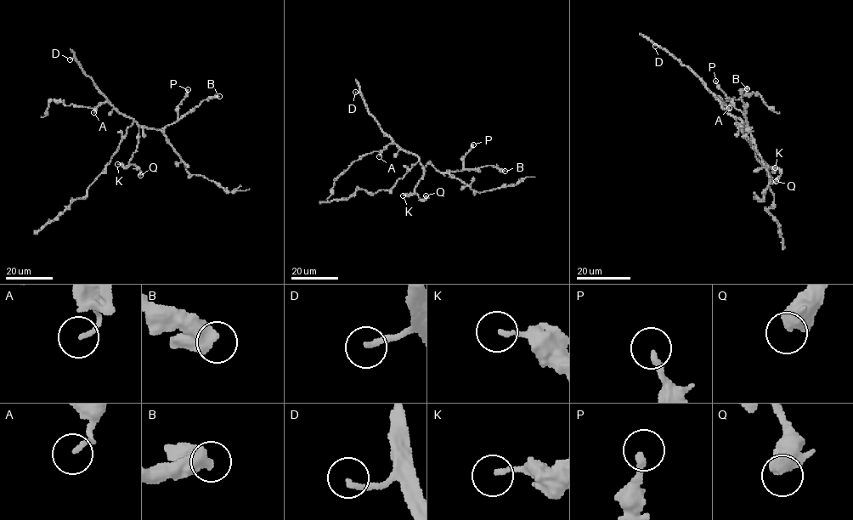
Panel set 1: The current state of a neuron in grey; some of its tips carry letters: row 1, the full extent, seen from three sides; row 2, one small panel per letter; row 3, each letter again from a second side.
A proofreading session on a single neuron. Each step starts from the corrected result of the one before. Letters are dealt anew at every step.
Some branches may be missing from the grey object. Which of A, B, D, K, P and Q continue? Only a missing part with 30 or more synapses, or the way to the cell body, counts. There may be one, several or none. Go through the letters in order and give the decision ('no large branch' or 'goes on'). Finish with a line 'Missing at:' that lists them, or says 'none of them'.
A: no large branch
B: no large branch
D: goes on
K: no large branch
P: goes on
Q: no large branch
Missing at: D, P

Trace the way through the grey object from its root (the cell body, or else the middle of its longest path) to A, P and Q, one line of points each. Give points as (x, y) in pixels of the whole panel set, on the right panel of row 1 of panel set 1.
A: (736, 121), (714, 96), (719, 97), (729, 108)
P: (736, 121), (738, 118), (742, 121), (740, 125), (748, 127), (744, 115), (715, 81)
Q: (736, 121), (738, 118), (746, 126), (747, 137), (754, 151), (770, 166), (781, 170), (776, 181)

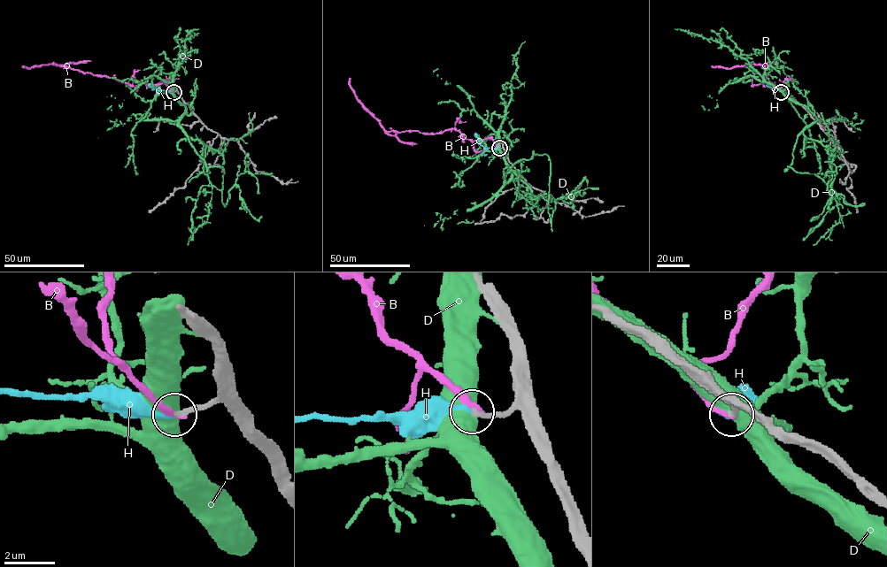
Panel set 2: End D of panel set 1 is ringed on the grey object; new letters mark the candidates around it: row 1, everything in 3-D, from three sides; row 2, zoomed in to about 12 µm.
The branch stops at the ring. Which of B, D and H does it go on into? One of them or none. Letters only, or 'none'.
H

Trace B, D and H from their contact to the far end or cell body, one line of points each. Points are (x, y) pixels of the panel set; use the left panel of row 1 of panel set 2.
B: (173, 92), (164, 83), (133, 86), (51, 64), (24, 66)
D: (173, 92), (185, 107), (178, 125), (204, 146), (204, 172), (223, 204), (236, 185), (250, 212), (260, 217)
H: (173, 92), (152, 88), (149, 84)

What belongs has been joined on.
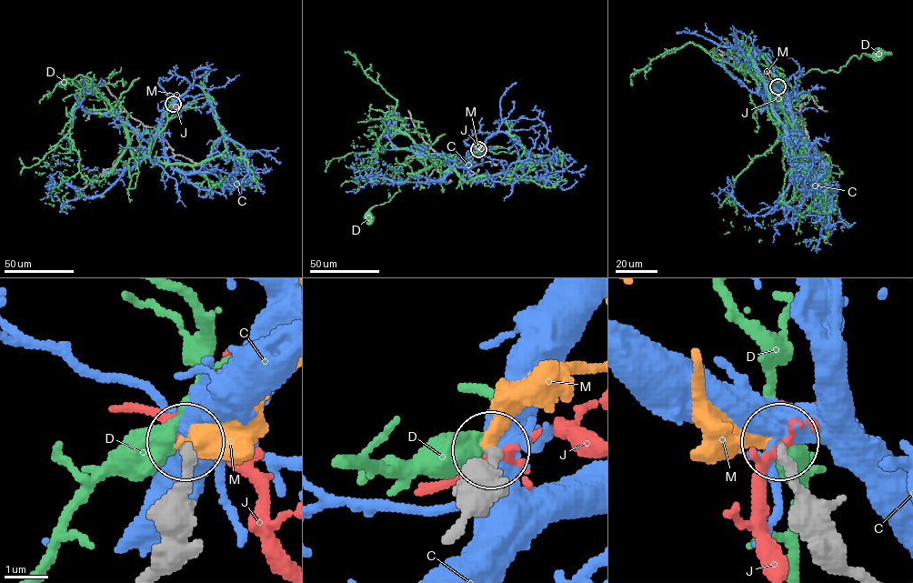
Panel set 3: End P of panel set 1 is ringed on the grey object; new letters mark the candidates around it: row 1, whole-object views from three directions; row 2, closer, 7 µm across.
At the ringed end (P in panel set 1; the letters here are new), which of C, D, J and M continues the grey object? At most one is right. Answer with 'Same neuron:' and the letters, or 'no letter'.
Same neuron: M

